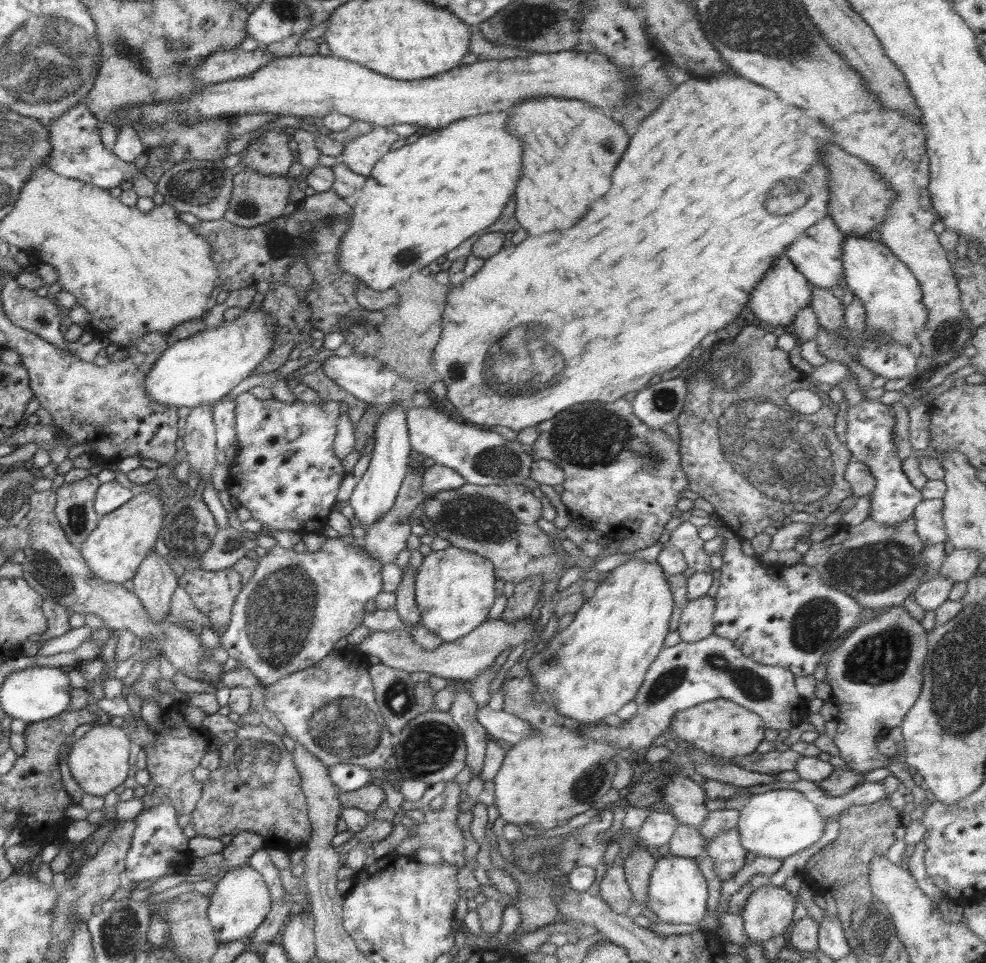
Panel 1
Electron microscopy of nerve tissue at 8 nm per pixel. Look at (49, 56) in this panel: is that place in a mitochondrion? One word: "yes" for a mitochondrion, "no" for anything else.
yes

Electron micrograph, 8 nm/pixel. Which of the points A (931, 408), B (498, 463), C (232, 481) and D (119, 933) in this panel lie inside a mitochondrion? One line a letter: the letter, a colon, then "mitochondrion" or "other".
A: other
B: mitochondrion
C: other
D: mitochondrion

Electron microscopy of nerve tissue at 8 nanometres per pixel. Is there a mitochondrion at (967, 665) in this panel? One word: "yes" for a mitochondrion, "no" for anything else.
yes

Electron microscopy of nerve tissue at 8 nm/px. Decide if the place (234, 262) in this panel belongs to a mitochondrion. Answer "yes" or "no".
no

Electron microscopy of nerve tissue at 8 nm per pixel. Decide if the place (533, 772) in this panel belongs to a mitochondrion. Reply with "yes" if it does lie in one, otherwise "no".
no

